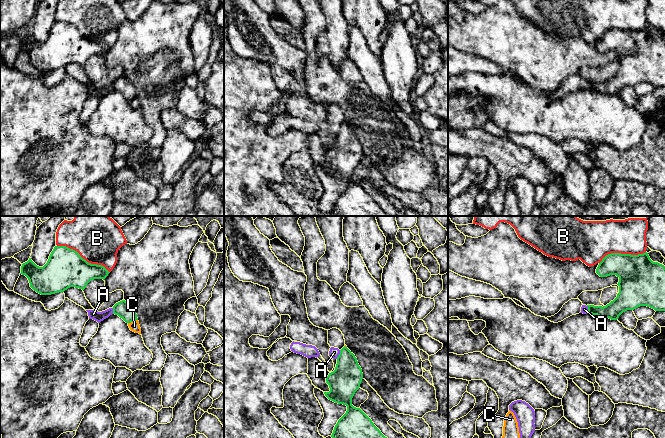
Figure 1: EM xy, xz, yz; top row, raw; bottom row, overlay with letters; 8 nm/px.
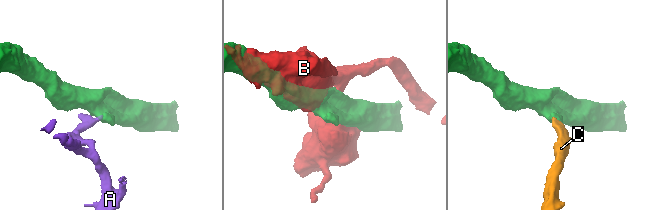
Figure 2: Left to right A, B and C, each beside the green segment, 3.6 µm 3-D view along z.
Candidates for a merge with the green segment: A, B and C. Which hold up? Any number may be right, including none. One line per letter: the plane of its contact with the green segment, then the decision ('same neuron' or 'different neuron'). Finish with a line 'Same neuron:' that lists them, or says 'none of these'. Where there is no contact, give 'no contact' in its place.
A: xz | different neuron
B: xy | different neuron
C: xy | same neuron
Same neuron: C

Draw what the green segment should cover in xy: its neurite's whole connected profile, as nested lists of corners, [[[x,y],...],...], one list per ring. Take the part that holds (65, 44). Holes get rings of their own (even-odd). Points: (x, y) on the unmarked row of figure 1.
[[[55,22],[47,39],[43,43],[37,42],[31,34],[21,42],[21,49],[25,51],[30,63],[41,71],[51,71],[64,68],[70,63],[84,66],[94,55],[105,55],[110,48],[102,41],[88,39],[80,30],[66,22]]]

